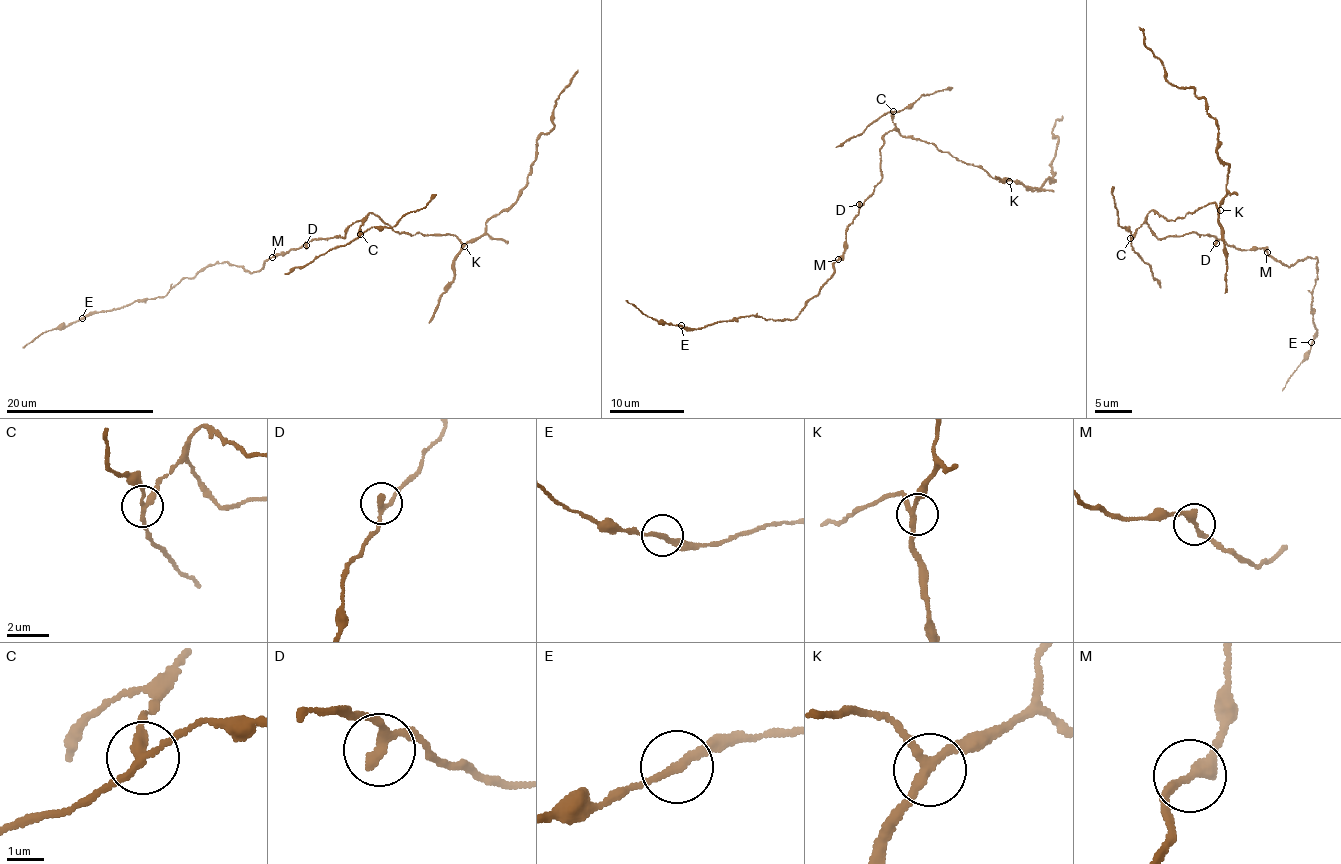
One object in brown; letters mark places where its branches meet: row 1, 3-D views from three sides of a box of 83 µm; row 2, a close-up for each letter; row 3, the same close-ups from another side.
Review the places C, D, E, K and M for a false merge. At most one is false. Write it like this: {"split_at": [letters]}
{"split_at": ["C"]}

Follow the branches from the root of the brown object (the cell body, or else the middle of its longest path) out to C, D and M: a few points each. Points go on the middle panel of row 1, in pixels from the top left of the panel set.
C: (881, 158), (882, 137), (893, 128), (893, 112)
D: (881, 158), (882, 181), (859, 204)
M: (881, 158), (882, 181), (847, 227), (845, 249), (838, 259)

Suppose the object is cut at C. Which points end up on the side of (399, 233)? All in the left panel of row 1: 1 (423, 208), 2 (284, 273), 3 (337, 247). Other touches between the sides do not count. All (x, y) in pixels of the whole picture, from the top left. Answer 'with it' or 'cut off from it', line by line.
1: cut off from it
2: cut off from it
3: cut off from it

